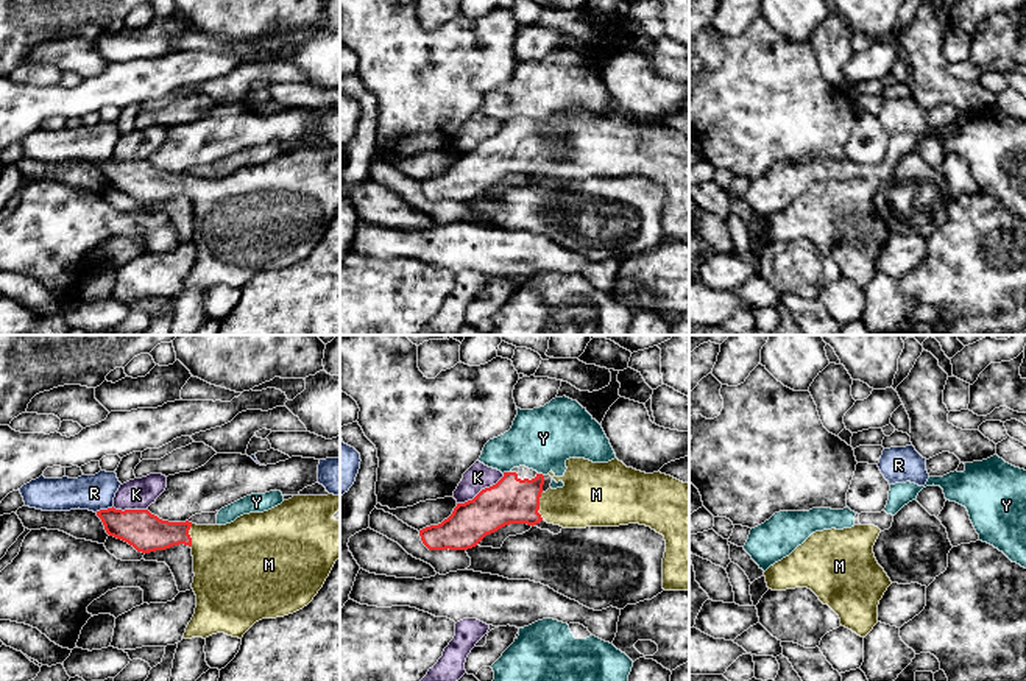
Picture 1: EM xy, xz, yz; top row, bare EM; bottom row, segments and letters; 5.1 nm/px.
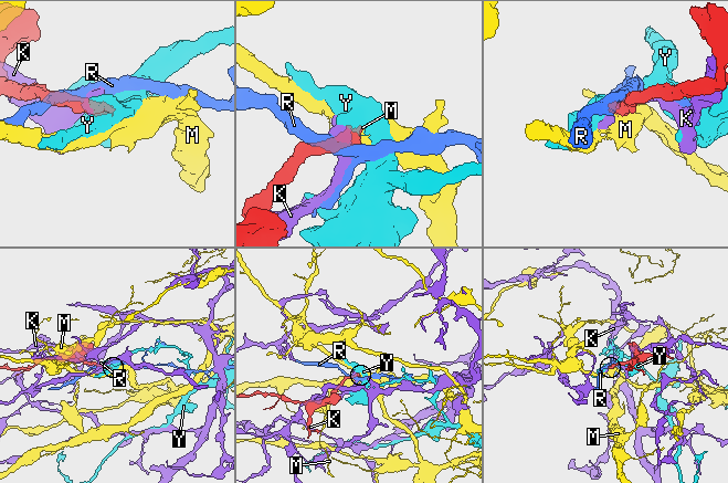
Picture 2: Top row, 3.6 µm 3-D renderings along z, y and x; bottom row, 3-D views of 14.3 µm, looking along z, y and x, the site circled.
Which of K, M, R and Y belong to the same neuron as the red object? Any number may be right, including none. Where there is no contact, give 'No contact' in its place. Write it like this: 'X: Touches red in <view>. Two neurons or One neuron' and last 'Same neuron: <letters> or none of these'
K: Touches red in xz. Two neurons
M: Touches red in xz. One neuron
R: Touches red in xy. Two neurons
Y: Touches red in xz. Two neurons
Same neuron: M

